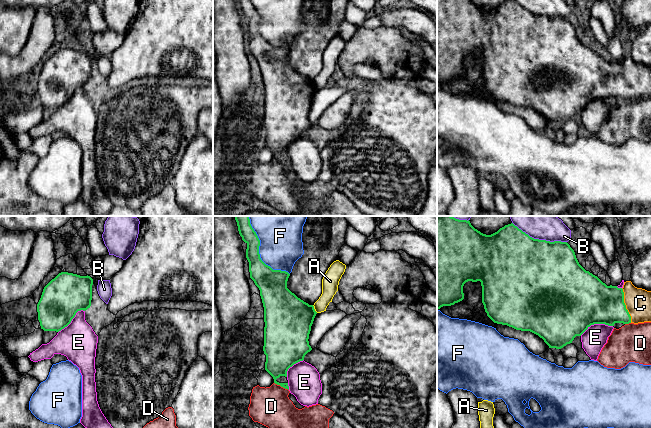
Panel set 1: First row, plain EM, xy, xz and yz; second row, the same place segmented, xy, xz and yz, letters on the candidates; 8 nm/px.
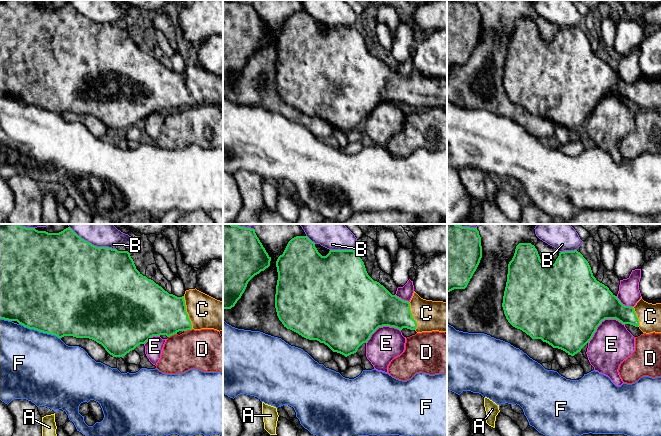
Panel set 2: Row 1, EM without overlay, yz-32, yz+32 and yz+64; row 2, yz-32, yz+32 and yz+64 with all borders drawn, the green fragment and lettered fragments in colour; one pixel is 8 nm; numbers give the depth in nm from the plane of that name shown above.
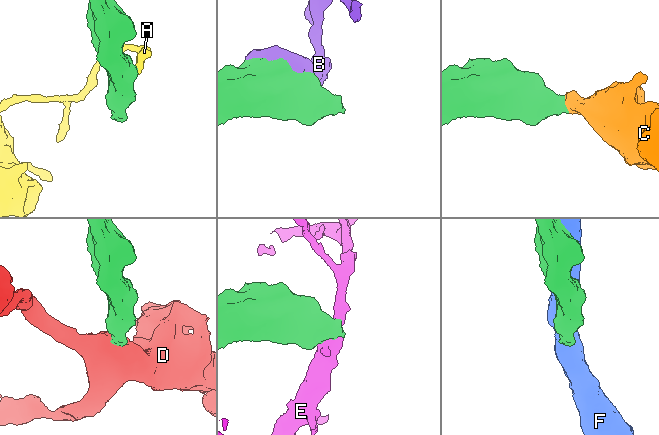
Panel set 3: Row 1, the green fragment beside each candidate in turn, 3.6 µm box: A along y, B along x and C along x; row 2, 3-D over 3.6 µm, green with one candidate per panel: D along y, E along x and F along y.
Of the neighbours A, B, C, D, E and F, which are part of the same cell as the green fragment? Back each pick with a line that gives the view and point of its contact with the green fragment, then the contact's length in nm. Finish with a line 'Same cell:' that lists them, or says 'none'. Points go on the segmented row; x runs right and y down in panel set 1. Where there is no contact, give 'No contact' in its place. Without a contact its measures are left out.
C: Touches green at yz (625, 305). Shared border 300 nm
Same cell: C

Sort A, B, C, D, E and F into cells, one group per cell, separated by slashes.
A / B / C / D / E / F

